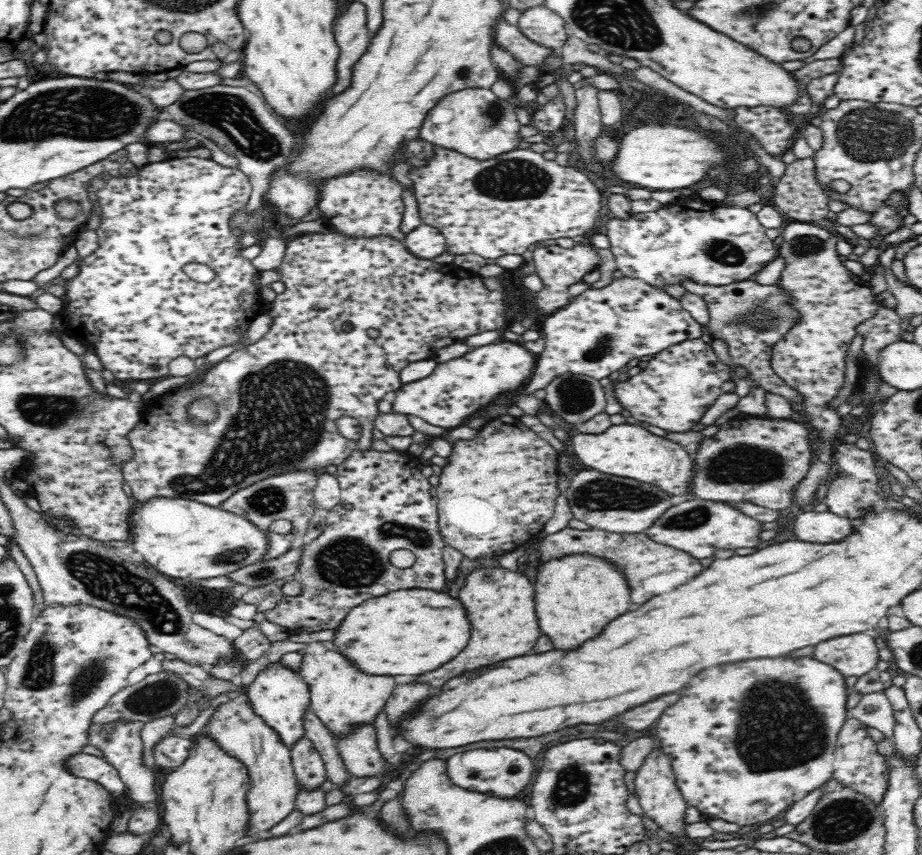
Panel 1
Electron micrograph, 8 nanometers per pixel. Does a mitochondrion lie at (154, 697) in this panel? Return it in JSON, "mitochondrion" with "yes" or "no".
{"mitochondrion":"yes"}

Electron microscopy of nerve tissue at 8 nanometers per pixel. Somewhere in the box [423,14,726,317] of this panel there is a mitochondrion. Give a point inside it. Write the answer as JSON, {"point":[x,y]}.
{"point":[511,178]}

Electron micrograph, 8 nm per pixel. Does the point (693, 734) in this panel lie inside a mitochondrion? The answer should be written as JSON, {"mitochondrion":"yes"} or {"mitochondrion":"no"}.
{"mitochondrion":"no"}

